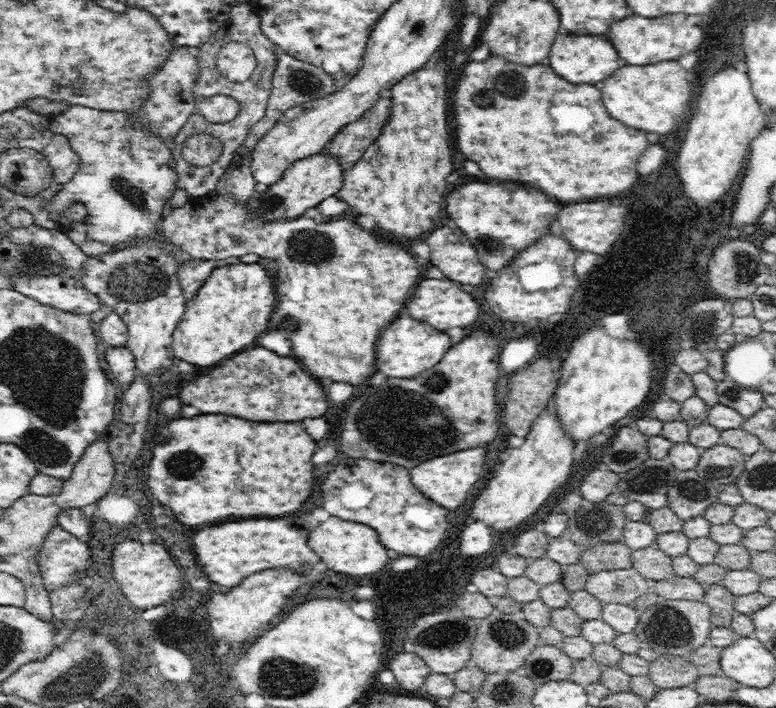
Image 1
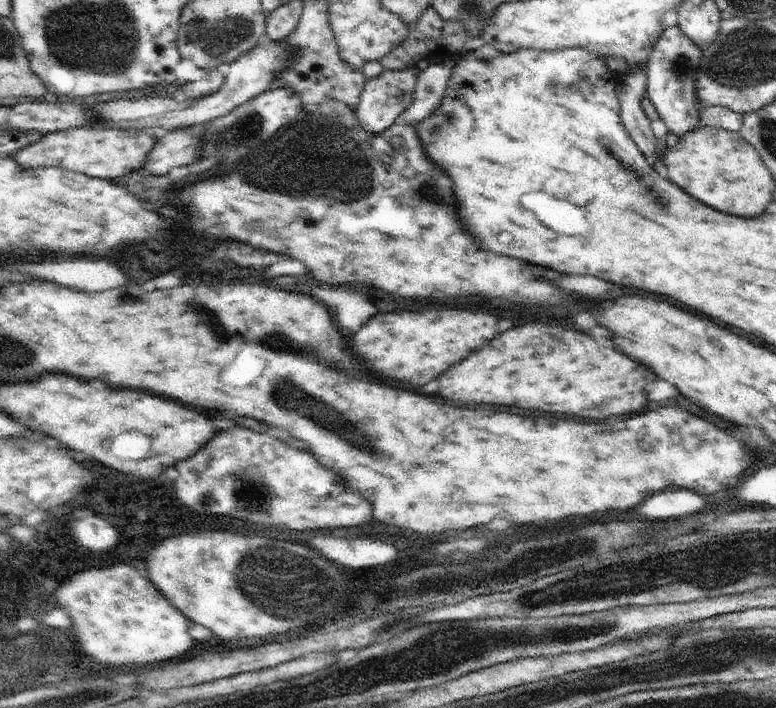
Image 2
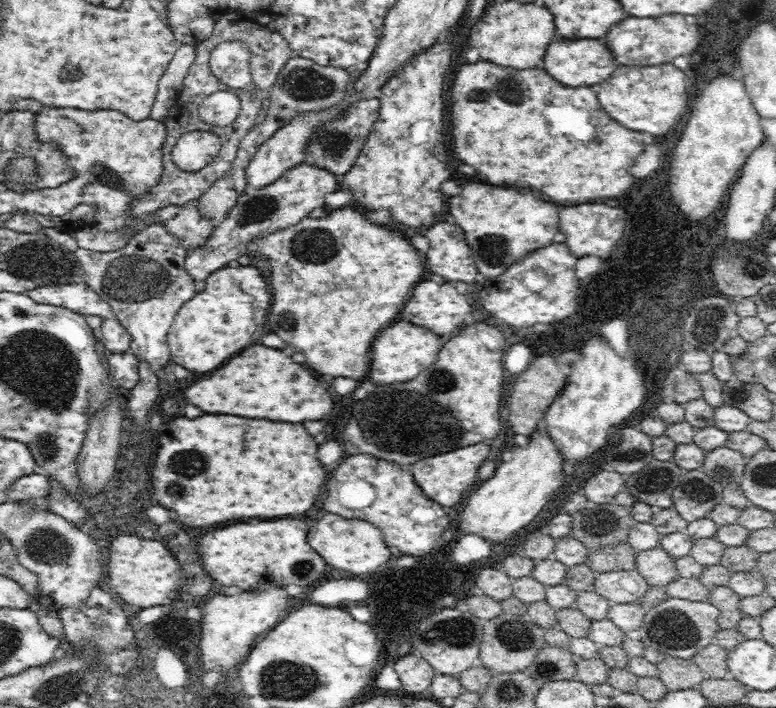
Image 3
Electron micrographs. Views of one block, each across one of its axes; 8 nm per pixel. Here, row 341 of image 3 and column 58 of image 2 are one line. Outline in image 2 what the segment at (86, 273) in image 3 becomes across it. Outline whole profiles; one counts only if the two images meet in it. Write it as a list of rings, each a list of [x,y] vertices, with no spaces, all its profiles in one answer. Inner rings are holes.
[[[76,127],[44,135],[40,142],[18,150],[12,158],[24,168],[60,166],[89,177],[117,183],[123,179],[129,180],[129,176],[134,173],[140,176],[142,166],[148,160],[148,154],[156,146],[156,142],[158,138],[148,134],[144,129],[100,130],[100,128]]]

